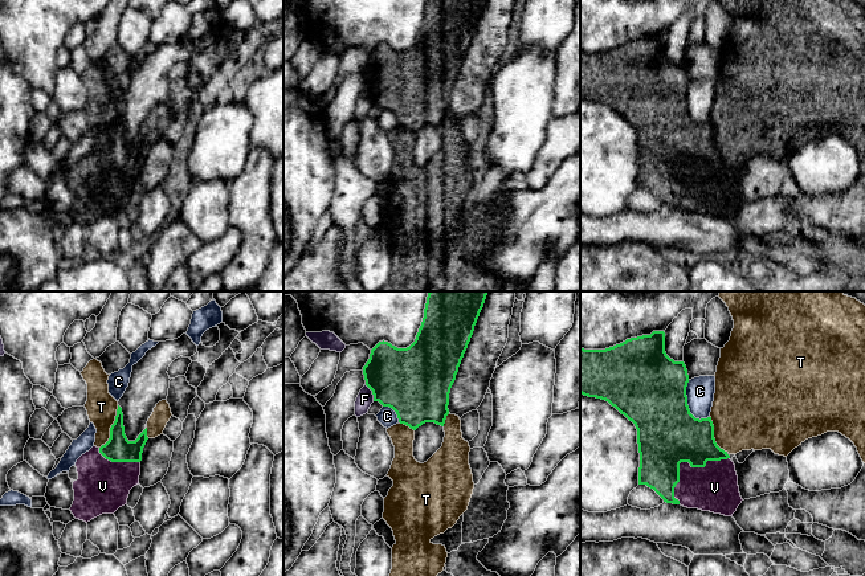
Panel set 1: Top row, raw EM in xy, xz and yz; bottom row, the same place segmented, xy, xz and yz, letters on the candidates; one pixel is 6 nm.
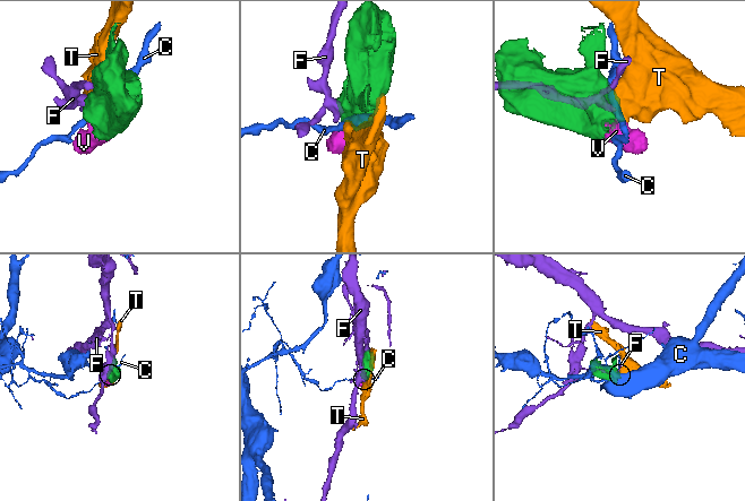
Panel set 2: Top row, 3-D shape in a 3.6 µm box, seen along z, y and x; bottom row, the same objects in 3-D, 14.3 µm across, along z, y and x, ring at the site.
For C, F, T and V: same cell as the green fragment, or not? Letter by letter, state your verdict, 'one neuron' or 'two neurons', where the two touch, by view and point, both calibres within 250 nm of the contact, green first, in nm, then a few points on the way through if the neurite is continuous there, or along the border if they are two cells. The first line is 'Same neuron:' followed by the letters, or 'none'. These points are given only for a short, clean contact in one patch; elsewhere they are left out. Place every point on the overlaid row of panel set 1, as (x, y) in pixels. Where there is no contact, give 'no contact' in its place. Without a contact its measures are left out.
Same neuron: V
C: two neurons; meets green in yz at (688, 405); 440 nm thick on the green side, 170 nm on the other
F: two neurons; meets green in xz at (372, 392); 400 nm thick on the green side, 100 nm on the other; border along xz (364, 384), (371, 391), (374, 400)
T: two neurons; meets green in xy at (111, 427); 160 nm thick on the green side, 180 nm on the other
V: one neuron; meets green in yz at (685, 461); 380 nm thick on the green side, 280 nm on the other

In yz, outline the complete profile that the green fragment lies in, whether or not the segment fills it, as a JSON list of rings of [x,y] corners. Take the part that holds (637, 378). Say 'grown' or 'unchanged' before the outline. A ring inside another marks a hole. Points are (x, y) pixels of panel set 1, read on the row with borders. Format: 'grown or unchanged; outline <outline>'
grown; outline [[[664,331],[631,338],[605,350],[580,348],[580,393],[608,401],[637,429],[638,485],[653,489],[666,503],[733,516],[743,501],[735,465],[727,452],[717,445],[711,417],[699,420],[690,413],[686,396],[687,383],[685,363],[674,361],[665,352]]]

